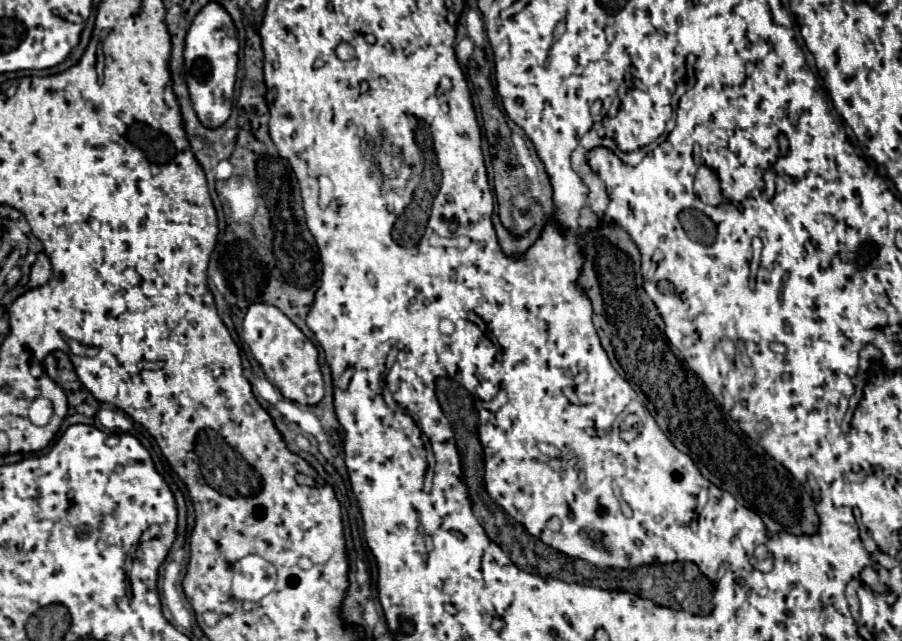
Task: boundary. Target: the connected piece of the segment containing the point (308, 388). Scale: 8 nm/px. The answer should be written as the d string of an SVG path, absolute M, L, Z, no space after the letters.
M252 304L242 322L242 338L250 346L250 352L262 366L266 378L282 392L284 398L302 406L314 406L322 400L324 382L318 364L318 350L276 306Z

